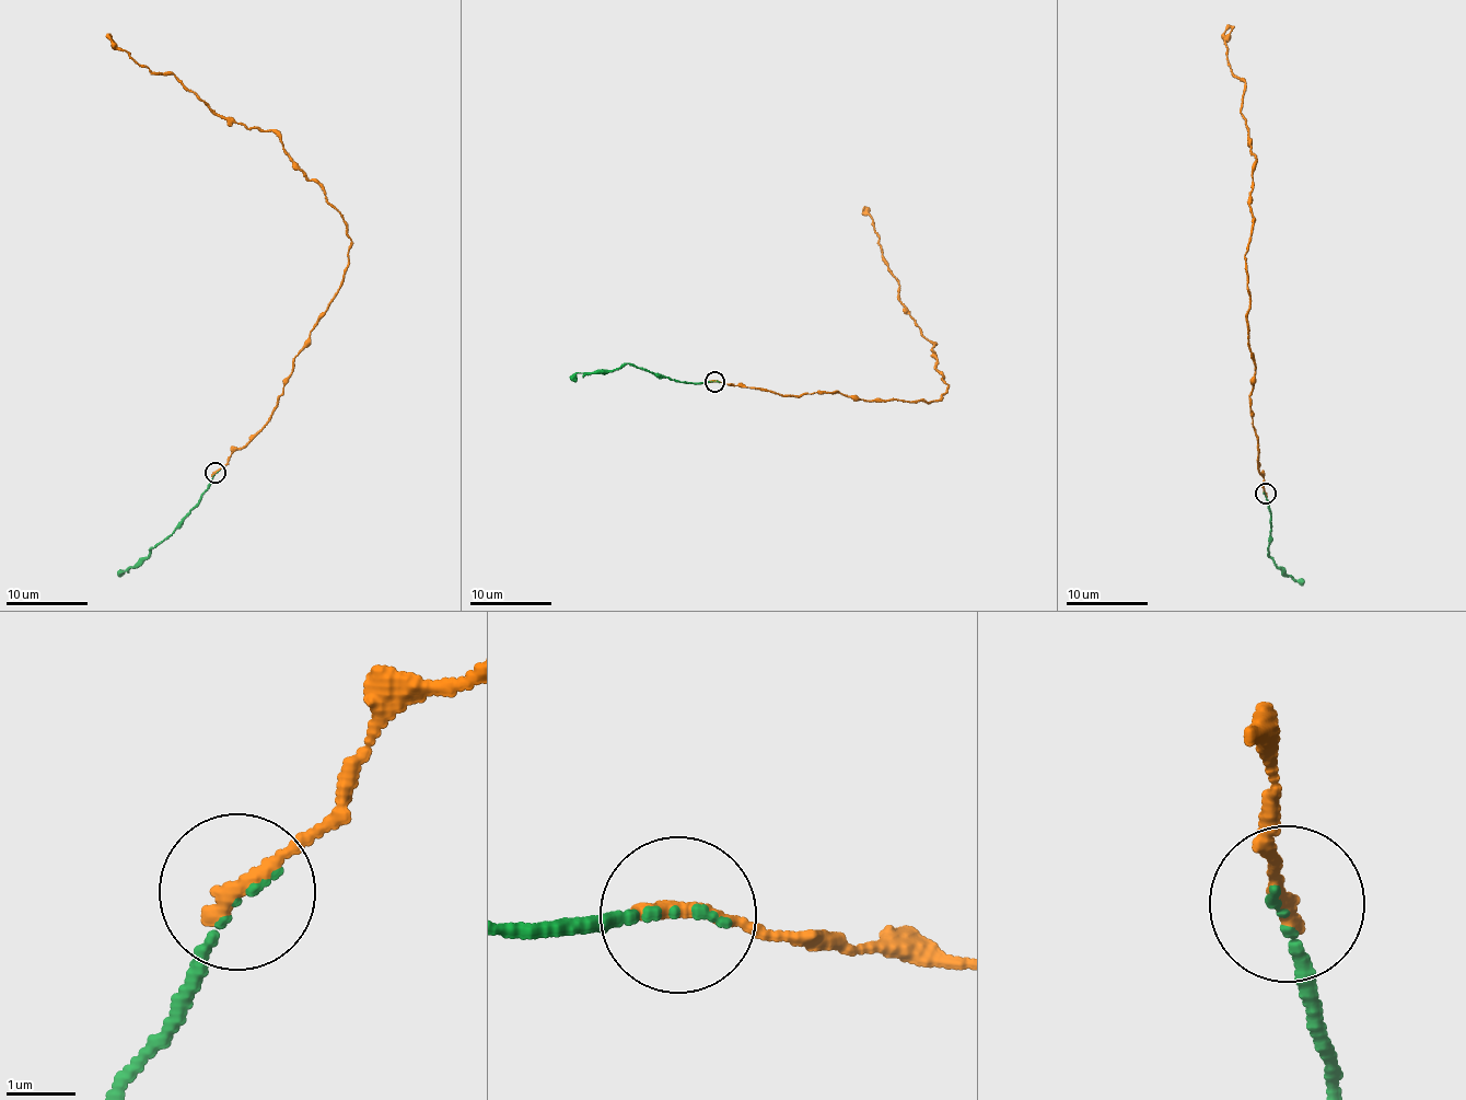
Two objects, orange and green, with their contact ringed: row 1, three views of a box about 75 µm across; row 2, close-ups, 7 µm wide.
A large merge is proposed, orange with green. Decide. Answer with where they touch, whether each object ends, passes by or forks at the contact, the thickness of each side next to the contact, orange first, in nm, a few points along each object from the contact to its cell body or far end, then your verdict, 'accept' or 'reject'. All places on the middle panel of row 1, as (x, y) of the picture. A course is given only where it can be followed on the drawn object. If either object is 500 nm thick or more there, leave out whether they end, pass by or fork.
at (714, 381); orange ends there; green ends there; 240 nm thick on the orange side, 90 nm on the other; orange runs (714, 382), (783, 395), (839, 391), (865, 401), (928, 402), (946, 393), (932, 344), (900, 303), (865, 209); green runs (714, 382), (679, 383), (628, 362), (613, 370), (578, 372), (576, 382); accept

